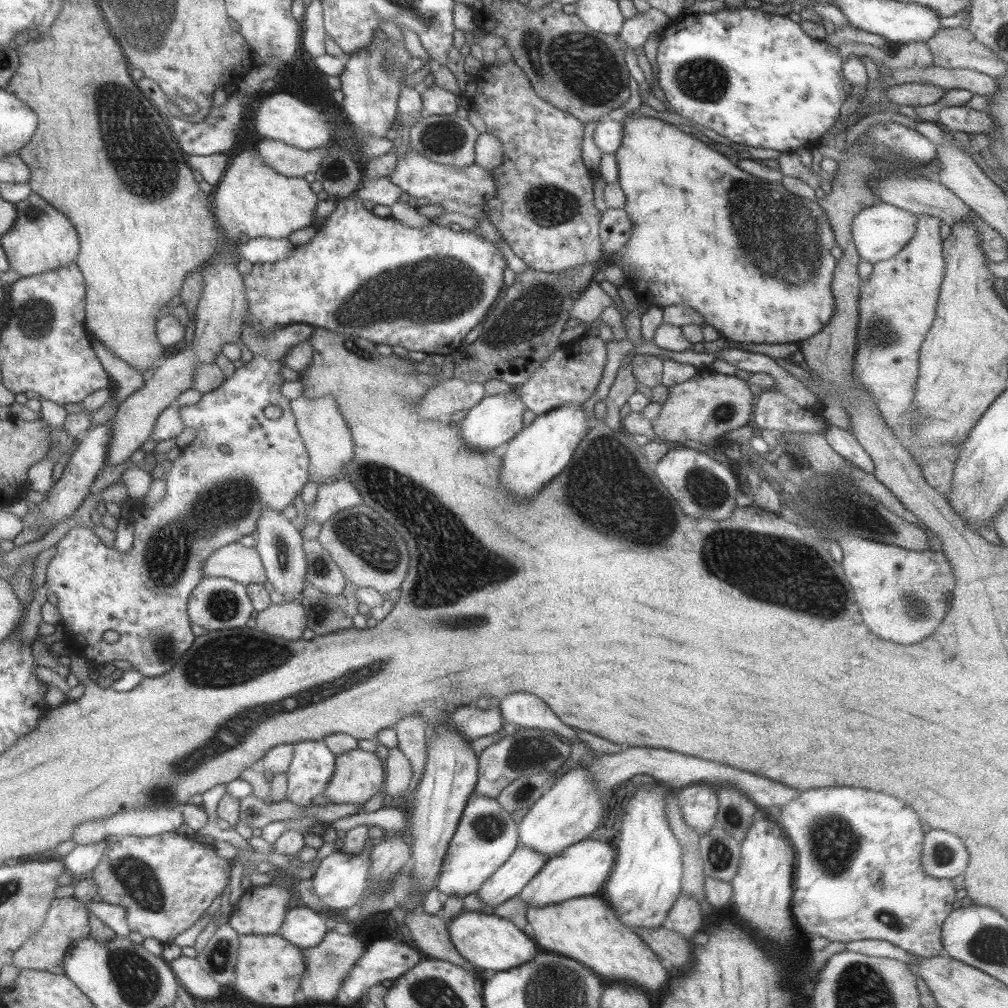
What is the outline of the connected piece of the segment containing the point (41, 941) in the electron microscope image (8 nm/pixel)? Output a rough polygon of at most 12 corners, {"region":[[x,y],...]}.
{"region":[[56,897],[44,926],[13,956],[24,970],[65,974],[69,946],[90,935],[89,910]]}

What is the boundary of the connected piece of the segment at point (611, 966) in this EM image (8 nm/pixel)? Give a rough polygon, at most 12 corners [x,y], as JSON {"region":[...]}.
{"region":[[602,894],[528,905],[536,944],[656,996],[669,966]]}

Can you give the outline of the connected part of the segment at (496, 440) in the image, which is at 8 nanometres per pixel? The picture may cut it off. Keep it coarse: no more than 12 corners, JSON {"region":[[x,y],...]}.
{"region":[[517,392],[486,395],[459,422],[478,450],[510,442],[524,426]]}

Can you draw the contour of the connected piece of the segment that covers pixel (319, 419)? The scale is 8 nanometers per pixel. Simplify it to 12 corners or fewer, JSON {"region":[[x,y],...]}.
{"region":[[331,394],[289,403],[320,485],[353,457]]}

